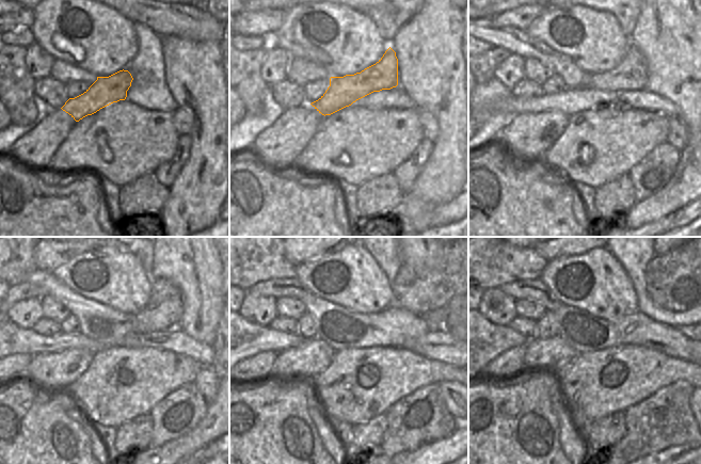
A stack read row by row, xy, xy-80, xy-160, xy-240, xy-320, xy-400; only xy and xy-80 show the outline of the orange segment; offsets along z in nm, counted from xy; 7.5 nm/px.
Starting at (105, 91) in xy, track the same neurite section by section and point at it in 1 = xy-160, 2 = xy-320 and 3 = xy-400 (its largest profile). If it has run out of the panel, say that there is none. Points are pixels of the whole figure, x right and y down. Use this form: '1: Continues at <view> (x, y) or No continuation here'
1: Continues at xy-160 (632, 73)
2: Continues at xy-320 (419, 291)
3: Continues at xy-400 (685, 276)

